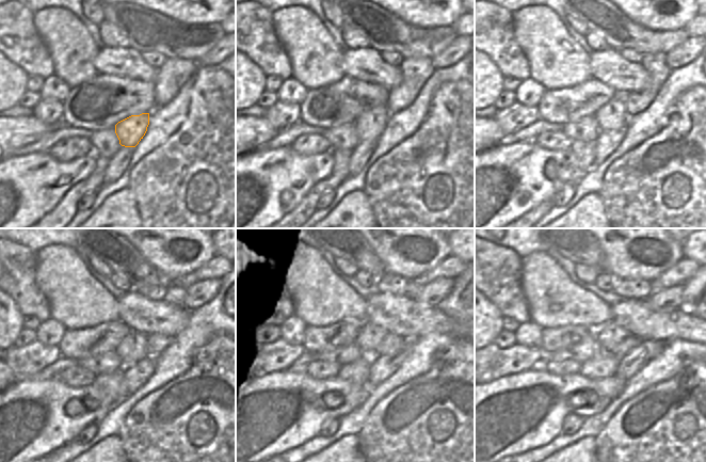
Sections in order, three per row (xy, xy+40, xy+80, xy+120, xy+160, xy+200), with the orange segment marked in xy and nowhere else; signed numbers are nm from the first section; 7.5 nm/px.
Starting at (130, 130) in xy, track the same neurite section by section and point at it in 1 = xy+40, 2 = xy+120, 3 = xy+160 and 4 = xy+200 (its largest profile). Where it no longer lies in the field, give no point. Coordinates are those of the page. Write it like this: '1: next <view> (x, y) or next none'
1: next xy+40 (370, 124)
2: next xy+120 (131, 349)
3: next xy+160 (370, 336)
4: next xy+200 (610, 334)

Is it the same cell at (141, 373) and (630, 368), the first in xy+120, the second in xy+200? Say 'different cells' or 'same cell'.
same cell

